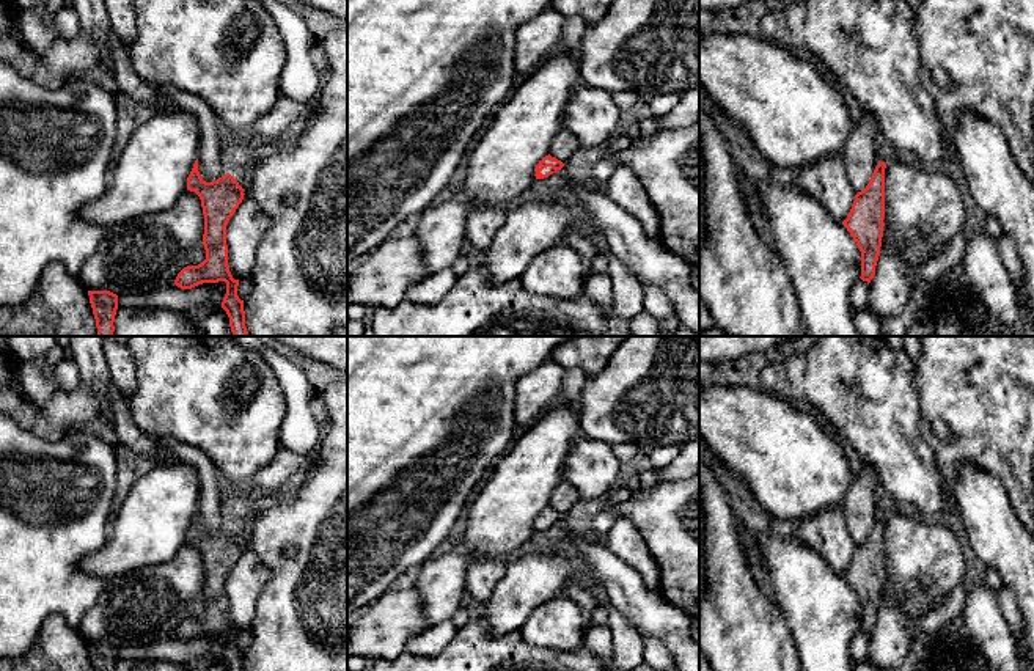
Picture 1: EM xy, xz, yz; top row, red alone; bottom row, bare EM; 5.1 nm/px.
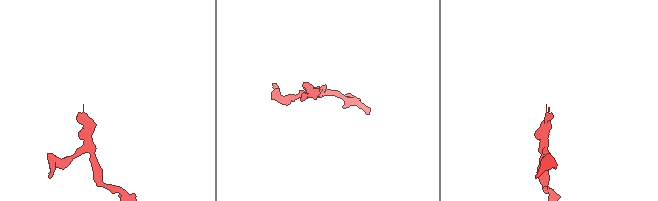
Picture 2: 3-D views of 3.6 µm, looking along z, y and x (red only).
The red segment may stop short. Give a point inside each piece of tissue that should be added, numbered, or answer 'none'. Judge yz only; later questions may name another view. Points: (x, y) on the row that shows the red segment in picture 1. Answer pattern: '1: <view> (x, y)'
none

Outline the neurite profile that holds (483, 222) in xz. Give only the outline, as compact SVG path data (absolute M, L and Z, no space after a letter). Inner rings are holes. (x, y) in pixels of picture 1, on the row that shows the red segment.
M479 206L471 209L467 218L467 240L473 247L486 251L506 218L508 212L500 206Z

